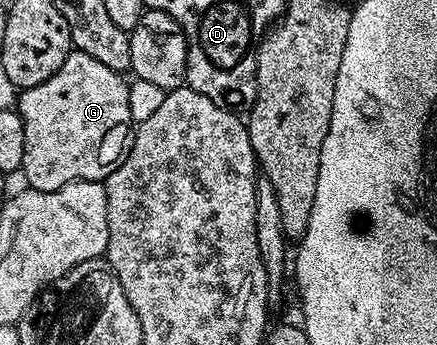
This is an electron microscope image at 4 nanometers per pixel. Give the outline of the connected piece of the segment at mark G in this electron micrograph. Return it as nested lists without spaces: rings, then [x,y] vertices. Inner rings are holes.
[[[72,51],[65,63],[45,83],[22,90],[17,97],[17,111],[25,123],[25,159],[21,177],[37,191],[58,191],[74,181],[101,181],[123,162],[133,136],[129,109],[128,82],[109,71],[105,63],[97,63],[93,55]]]

